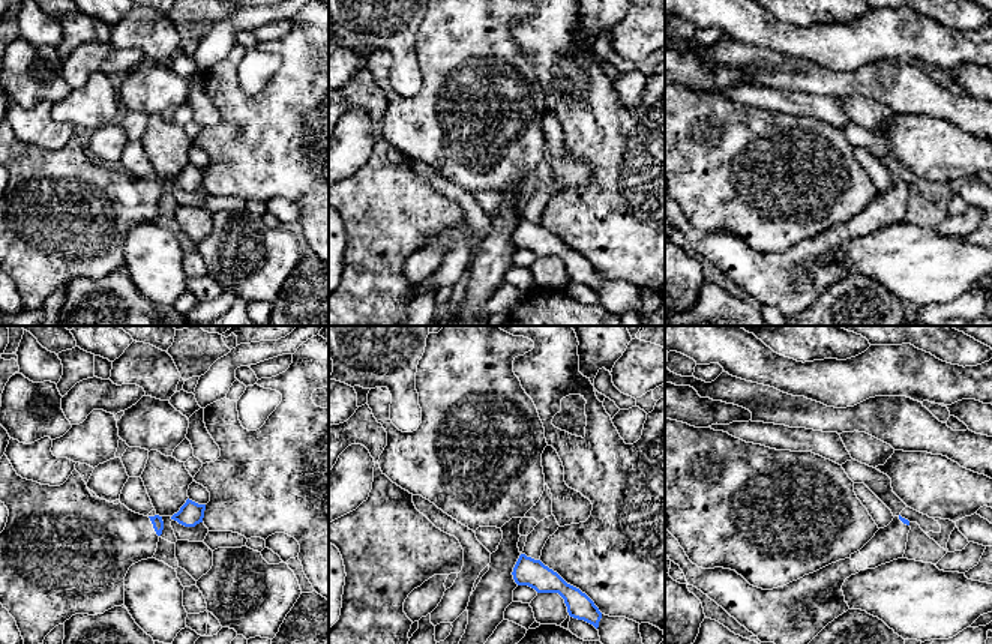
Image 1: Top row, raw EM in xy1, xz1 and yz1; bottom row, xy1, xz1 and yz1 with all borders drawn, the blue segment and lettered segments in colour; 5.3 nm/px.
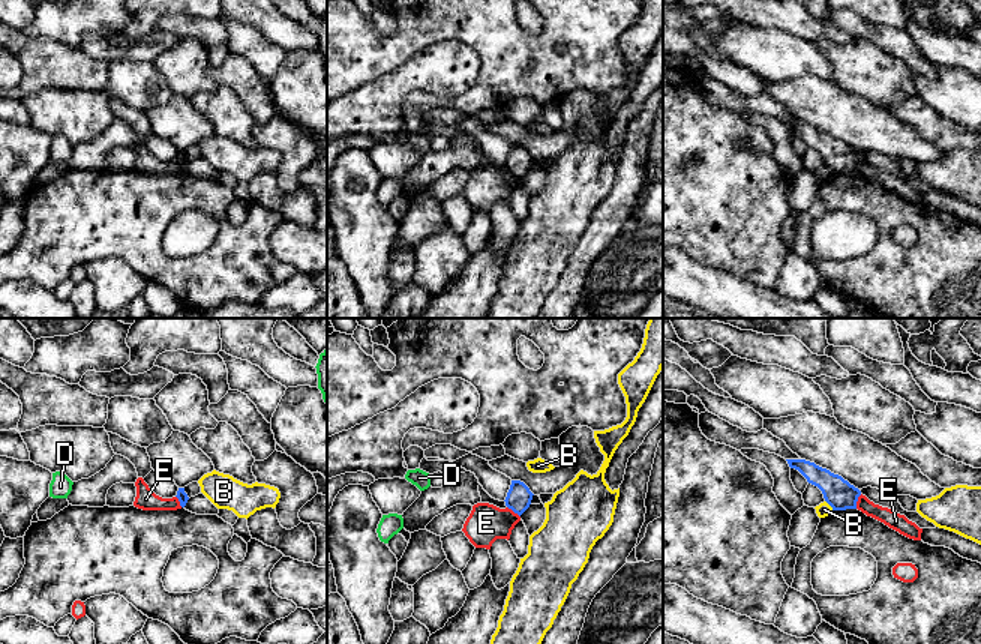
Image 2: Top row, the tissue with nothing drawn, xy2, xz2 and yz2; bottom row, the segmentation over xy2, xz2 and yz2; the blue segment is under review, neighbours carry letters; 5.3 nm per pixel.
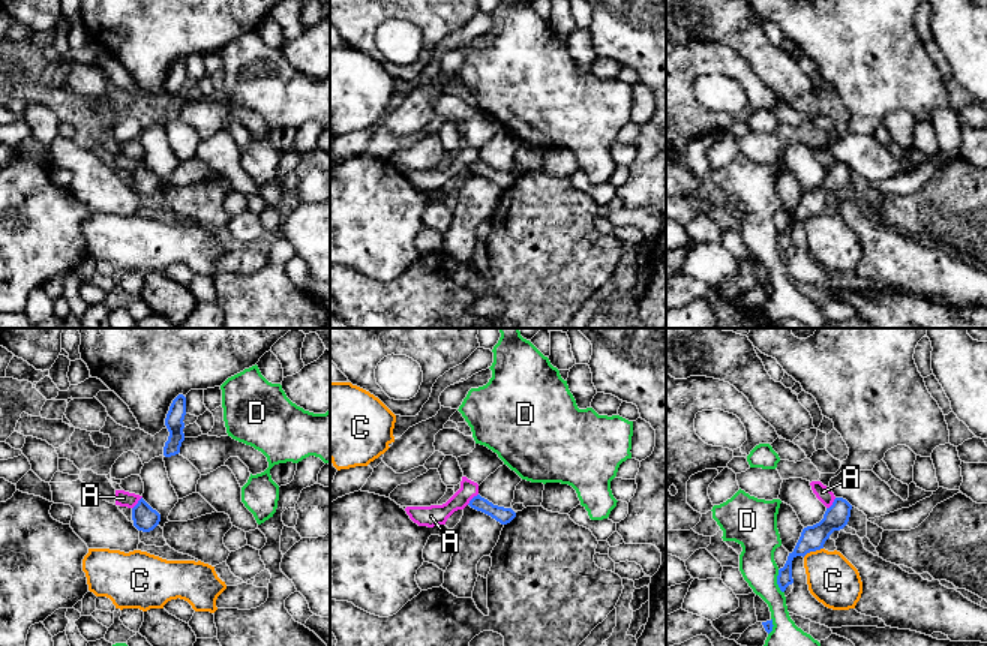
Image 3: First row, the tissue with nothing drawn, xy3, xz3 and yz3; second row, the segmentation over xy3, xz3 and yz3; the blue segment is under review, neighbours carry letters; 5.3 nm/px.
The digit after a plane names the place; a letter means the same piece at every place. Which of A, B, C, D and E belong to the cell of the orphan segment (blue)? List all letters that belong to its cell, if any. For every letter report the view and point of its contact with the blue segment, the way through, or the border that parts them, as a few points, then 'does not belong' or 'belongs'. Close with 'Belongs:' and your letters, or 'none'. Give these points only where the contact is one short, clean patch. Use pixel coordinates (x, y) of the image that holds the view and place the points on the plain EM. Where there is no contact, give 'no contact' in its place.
A: xz3 (471, 164) | along xz3 (477, 158), (467, 168) | does not belong
B: yz2 (828, 167) | along yz2 (825, 164), (833, 173) | does not belong
C: yz3 (812, 215) | along yz3 (822, 212), (803, 221) | does not belong
D: yz3 (777, 246) | along yz3 (777, 234), (777, 251), (783, 257) | does not belong
E: yz2 (857, 164) | along yz2 (861, 158), (855, 171) | does not belong
Belongs: none

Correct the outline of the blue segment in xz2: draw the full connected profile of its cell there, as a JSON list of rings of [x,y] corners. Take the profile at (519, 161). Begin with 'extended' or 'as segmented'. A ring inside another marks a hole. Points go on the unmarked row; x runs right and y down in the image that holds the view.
as segmented | [[[512,144],[510,153],[504,165],[508,173],[520,180],[530,171],[532,159],[534,158],[524,146]]]

